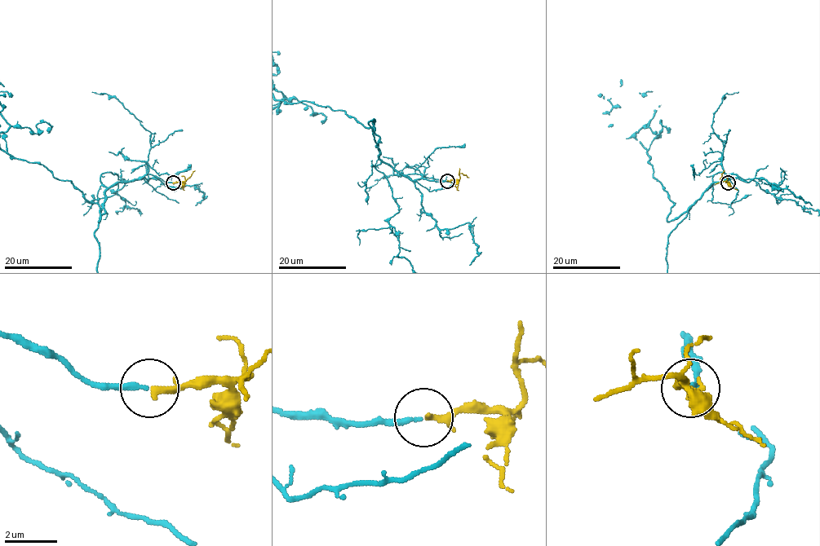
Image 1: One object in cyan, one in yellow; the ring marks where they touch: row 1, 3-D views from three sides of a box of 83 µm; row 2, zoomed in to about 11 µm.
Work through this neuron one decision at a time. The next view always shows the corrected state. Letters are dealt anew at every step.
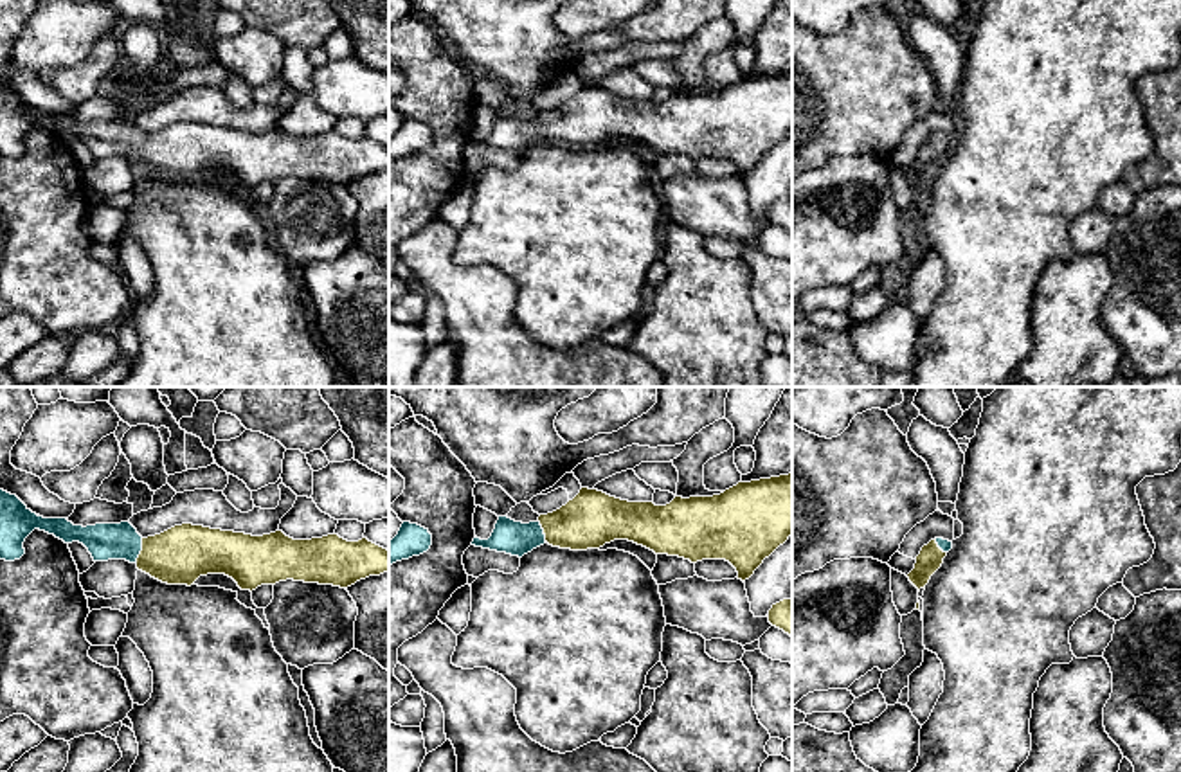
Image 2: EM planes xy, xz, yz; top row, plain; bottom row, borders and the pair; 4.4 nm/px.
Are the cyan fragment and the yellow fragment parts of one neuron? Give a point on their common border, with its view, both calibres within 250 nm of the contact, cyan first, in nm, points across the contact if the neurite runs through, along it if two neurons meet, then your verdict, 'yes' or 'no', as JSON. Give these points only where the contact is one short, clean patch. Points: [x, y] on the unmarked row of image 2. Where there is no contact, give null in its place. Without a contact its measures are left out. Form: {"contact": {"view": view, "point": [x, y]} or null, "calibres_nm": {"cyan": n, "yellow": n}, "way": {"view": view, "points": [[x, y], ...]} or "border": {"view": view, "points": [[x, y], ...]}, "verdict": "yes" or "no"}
{"contact": {"view": "xy", "point": [141, 146]}, "calibres_nm": {"cyan": 160, "yellow": 260}, "way": {"view": "xy", "points": [[105, 139], [125, 139], [141, 146], [152, 152], [180, 152]]}, "verdict": "yes"}

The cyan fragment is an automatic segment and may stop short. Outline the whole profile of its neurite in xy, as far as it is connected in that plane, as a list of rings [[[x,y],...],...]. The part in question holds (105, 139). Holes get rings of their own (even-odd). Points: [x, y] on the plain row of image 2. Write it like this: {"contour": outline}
{"contour": [[[0,86],[0,157],[20,157],[34,126],[65,140],[83,140],[94,158],[135,160],[167,182],[191,184],[200,173],[225,171],[250,189],[286,176],[347,185],[389,167],[389,148],[367,135],[347,139],[333,130],[293,137],[283,128],[252,133],[193,121],[142,135],[130,119],[83,124],[38,113],[16,92]]]}

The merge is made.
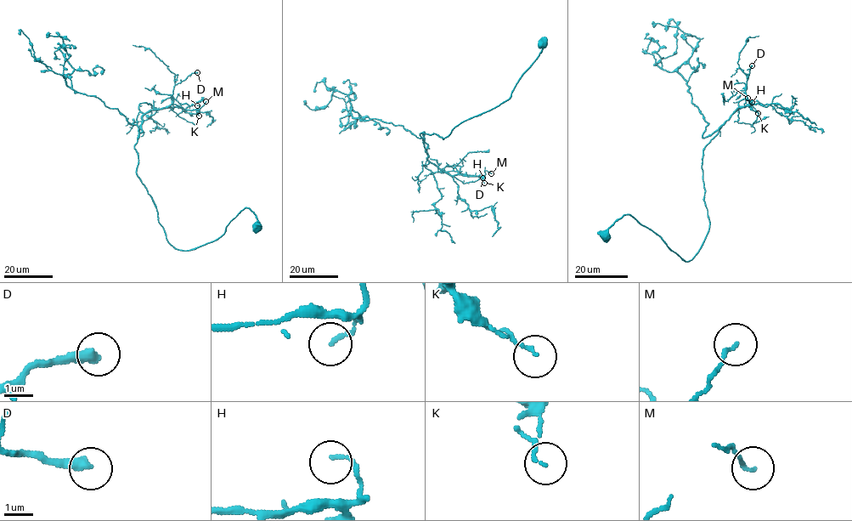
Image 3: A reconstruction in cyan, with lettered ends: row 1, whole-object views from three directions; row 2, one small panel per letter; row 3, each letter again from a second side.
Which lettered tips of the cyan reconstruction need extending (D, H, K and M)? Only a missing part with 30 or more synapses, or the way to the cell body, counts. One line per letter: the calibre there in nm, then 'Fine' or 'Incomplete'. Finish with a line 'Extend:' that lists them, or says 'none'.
D: Thickness 380 nm. Incomplete
H: Thickness 120 nm. Fine
K: Thickness 80 nm. Fine
M: Thickness 100 nm. Fine
Extend: D

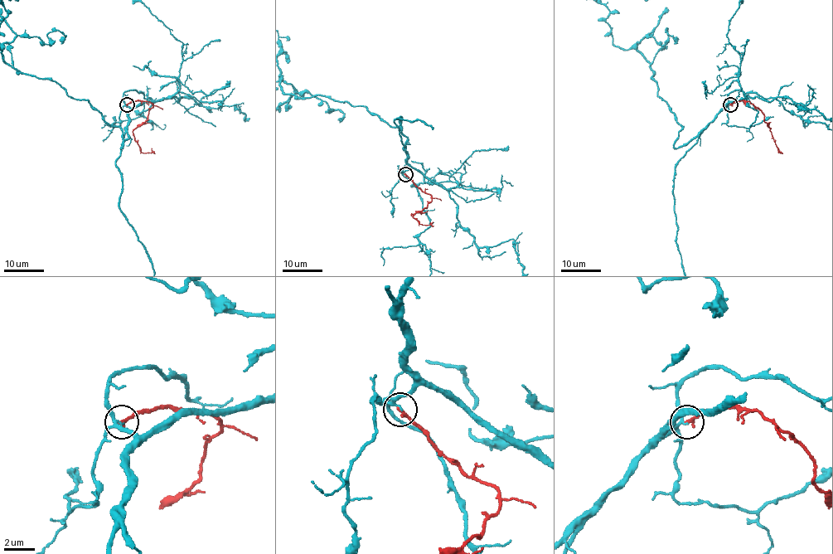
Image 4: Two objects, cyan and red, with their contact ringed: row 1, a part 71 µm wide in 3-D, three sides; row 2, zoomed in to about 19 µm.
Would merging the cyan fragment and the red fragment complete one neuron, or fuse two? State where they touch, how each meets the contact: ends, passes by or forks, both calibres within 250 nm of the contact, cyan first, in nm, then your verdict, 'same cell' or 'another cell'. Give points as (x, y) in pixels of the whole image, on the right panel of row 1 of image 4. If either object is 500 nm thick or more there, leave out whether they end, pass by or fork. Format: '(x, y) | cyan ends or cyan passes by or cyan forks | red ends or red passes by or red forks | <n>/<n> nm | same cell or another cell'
(730, 104) | cyan forks | red ends | 120/240 nm | another cell

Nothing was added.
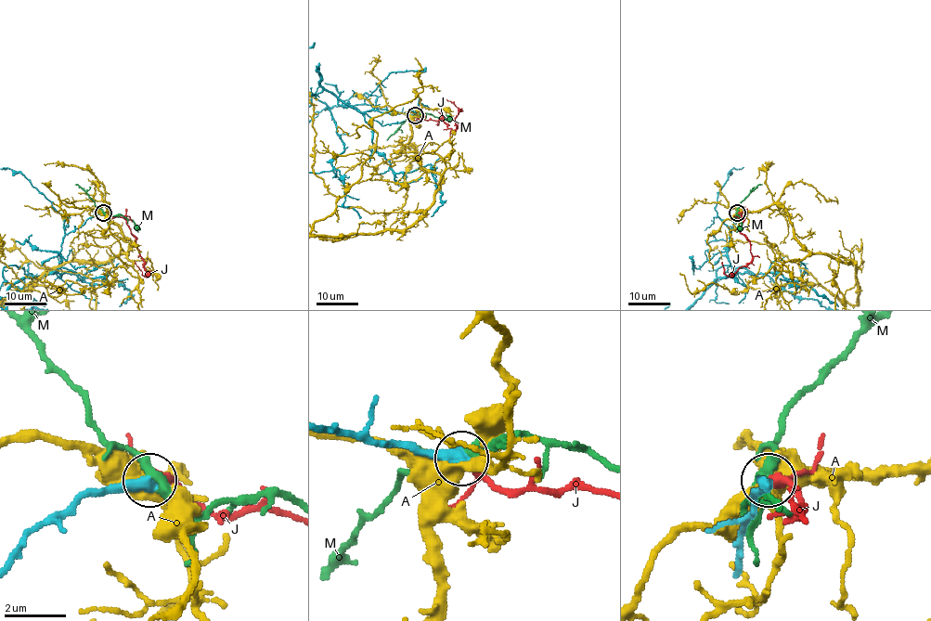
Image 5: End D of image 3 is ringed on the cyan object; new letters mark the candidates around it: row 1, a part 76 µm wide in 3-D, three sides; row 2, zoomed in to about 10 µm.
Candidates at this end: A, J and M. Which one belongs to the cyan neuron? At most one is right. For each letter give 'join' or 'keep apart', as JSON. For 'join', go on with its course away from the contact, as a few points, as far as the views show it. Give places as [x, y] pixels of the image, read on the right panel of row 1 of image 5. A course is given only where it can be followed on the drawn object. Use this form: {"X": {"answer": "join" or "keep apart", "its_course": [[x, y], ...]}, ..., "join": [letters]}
{"A": {"answer": "keep apart"}, "J": {"answer": "join", "its_course": [[738, 213], [743, 220], [740, 232], [750, 244], [752, 259], [730, 277], [724, 274], [722, 262]]}, "M": {"answer": "keep apart"}, "join": ["J"]}

